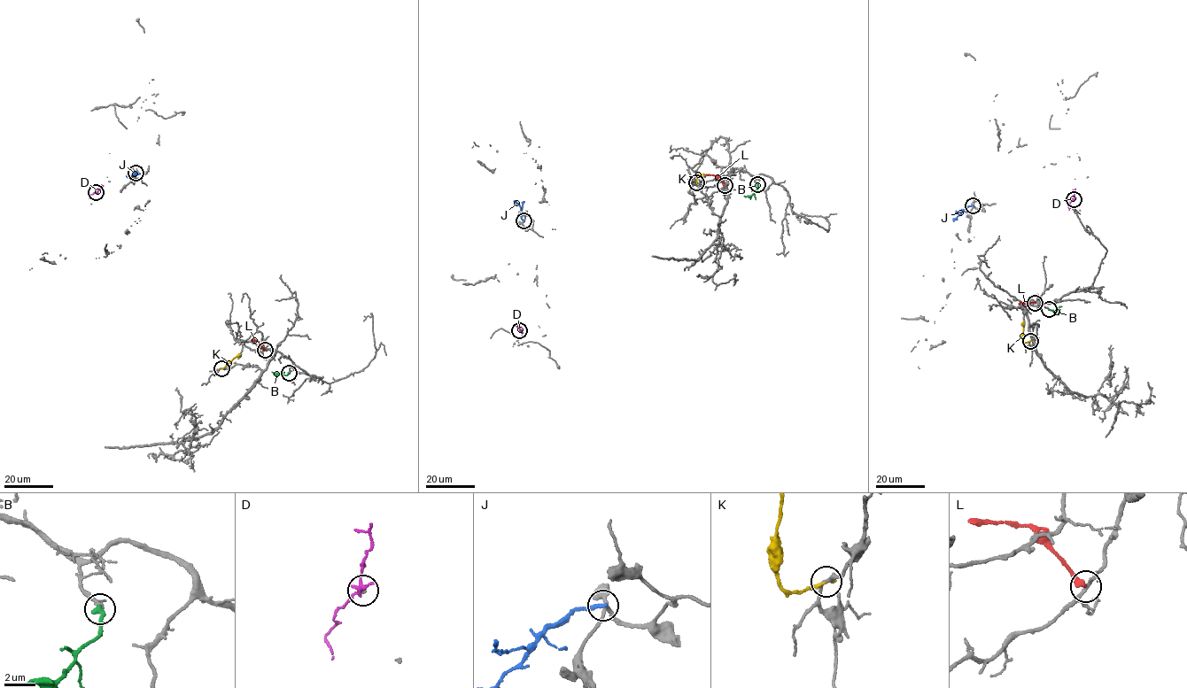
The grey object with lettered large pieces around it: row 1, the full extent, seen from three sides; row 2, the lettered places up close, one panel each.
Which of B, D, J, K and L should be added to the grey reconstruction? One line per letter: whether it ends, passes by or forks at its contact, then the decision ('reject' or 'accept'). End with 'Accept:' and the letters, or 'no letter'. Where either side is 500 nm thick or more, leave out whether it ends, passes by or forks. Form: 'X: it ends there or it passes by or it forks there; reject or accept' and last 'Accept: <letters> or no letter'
B: it ends there; accept
D: it passes by; reject
J: it ends there; reject
K: it ends there; reject
L: it ends there; reject
Accept: B

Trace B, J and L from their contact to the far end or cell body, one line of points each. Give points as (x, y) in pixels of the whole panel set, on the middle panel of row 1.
B: (757, 184), (757, 189), (750, 196), (744, 196)
J: (523, 220), (521, 208), (514, 201)
L: (725, 185), (716, 176), (706, 174)

